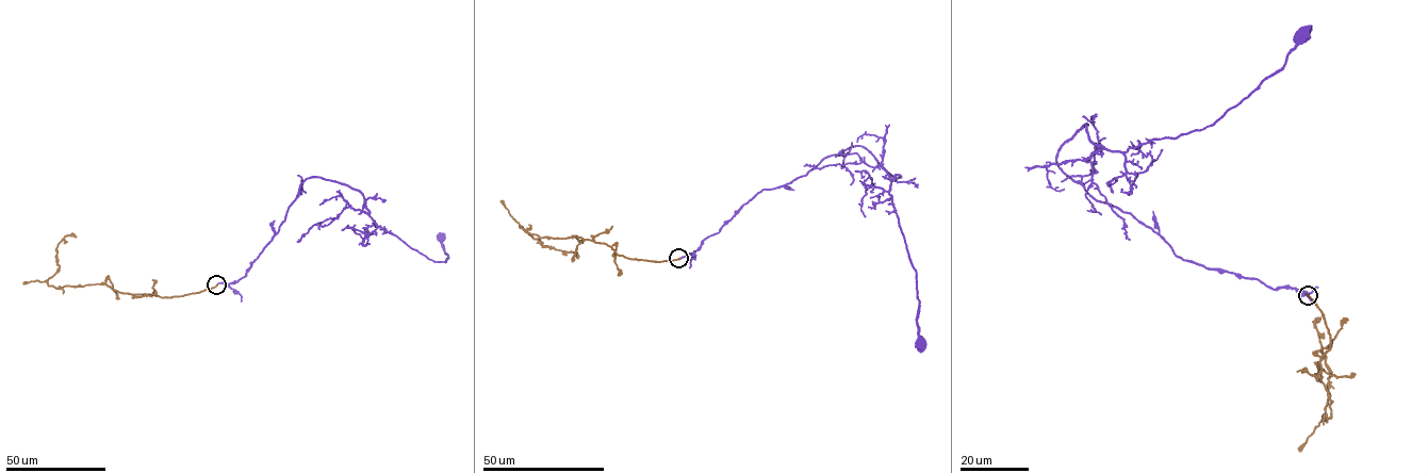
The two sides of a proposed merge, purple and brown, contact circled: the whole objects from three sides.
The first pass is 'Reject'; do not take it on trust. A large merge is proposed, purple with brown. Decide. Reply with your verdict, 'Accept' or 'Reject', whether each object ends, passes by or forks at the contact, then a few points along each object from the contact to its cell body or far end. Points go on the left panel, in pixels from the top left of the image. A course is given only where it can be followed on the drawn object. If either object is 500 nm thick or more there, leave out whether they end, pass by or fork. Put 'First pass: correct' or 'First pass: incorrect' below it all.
Accept. At the ring purple ends. At the ring brown ends. Course of purple: (216, 284), (245, 276), (300, 183), (315, 177), (356, 189), (378, 227), (445, 262), (440, 237). Course of brown: (216, 284), (171, 297), (122, 293), (104, 283), (49, 286), (58, 245), (76, 237)
First pass: incorrect

